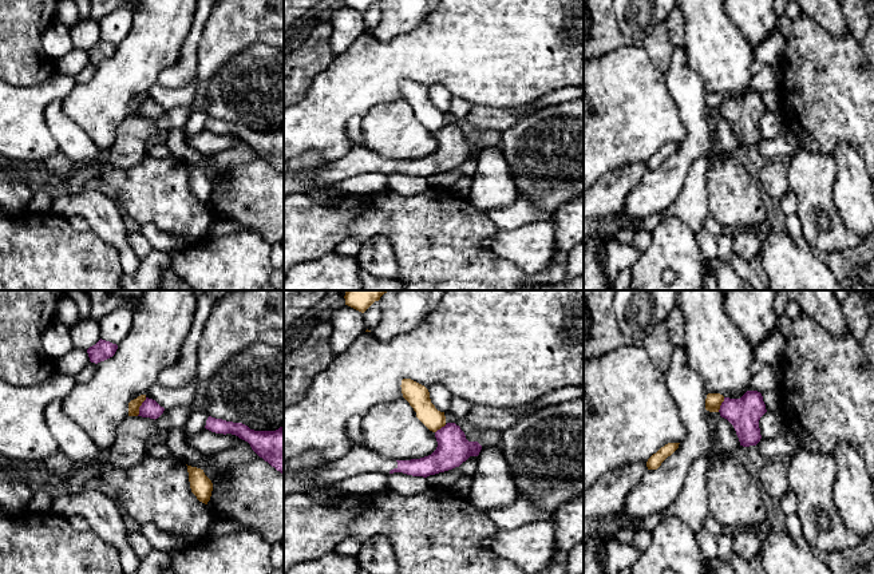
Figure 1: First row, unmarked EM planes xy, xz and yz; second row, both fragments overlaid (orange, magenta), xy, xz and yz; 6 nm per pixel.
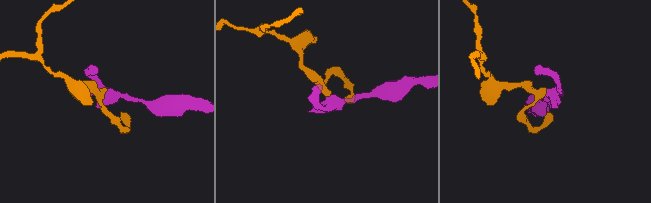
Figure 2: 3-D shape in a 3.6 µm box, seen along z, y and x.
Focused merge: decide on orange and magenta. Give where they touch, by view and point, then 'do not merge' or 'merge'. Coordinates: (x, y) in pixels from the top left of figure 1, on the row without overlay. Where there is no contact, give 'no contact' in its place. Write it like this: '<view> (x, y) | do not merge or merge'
xy (139, 106) | do not merge

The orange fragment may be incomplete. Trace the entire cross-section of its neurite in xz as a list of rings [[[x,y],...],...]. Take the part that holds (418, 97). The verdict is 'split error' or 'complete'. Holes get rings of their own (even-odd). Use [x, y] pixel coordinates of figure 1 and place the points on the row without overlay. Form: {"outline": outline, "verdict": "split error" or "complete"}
{"outline": [[[402,80],[402,94],[403,98],[410,103],[410,106],[416,112],[416,118],[432,132],[436,132],[446,126],[444,112],[440,112],[431,103],[428,90],[411,80]]], "verdict": "complete"}

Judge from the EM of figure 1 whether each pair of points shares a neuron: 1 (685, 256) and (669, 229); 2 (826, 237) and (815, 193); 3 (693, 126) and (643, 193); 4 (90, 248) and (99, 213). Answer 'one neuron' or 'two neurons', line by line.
1: one neuron
2: one neuron
3: one neuron
4: two neurons

